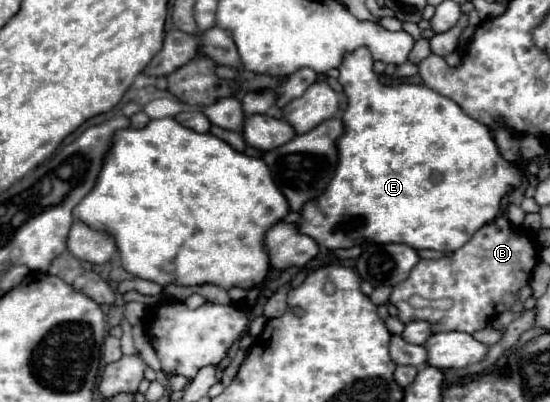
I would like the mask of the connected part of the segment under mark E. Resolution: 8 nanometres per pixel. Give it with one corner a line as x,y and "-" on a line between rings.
361,46
351,54
345,54
343,64
339,66
339,84
343,86
343,94
347,98
347,108
341,114
341,122
343,122
343,134
337,138
337,152
339,152
339,162
333,174
333,180
327,184
325,192
321,196
317,196
317,200
309,200
303,204
301,210
301,218
297,220
297,230
309,238
313,238
319,248
325,250
337,250
337,248
353,248
361,242
375,242
375,244
407,244
415,250
421,248
431,248
431,250
443,250
443,252
453,252
457,248
461,248
481,226
489,224
495,220
495,216
499,214
501,208
501,198
513,188
519,186
521,182
521,174
519,170
501,158
495,140
491,138
491,132
487,126
483,126
481,122
473,120
471,116
467,116
453,100
449,100
447,96
441,96
437,92
433,92
431,88
427,88
425,84
395,84
395,86
385,86
379,82
377,72
373,70
373,58
371,52

